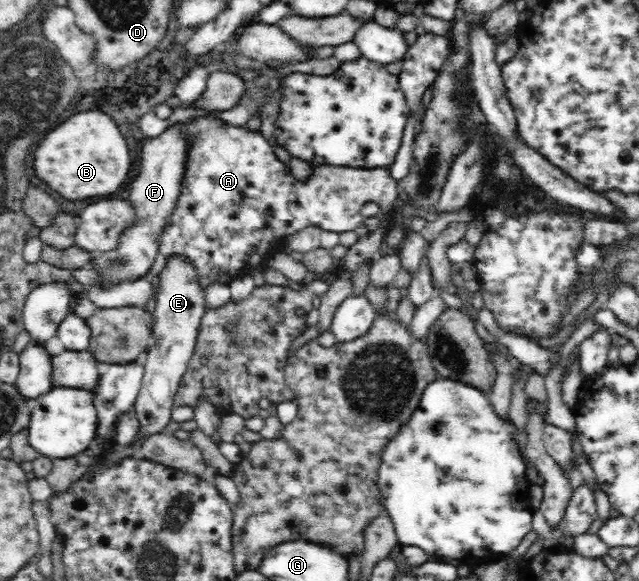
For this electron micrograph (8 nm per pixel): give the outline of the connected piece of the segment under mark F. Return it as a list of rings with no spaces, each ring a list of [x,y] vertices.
[[[170,126],[161,136],[156,136],[154,139],[146,139],[143,142],[141,158],[140,158],[140,172],[130,190],[129,201],[131,202],[132,211],[135,213],[134,220],[128,225],[124,234],[120,236],[119,243],[116,245],[114,251],[103,251],[102,256],[96,256],[92,262],[92,268],[96,268],[95,272],[102,274],[104,278],[104,286],[106,284],[115,284],[118,280],[126,280],[130,276],[143,276],[152,268],[152,264],[156,262],[158,256],[158,240],[160,234],[163,234],[163,229],[166,227],[166,222],[170,220],[173,213],[174,204],[177,204],[179,193],[182,190],[183,174],[184,174],[184,160],[187,158],[188,145],[184,141],[184,136],[179,133],[179,130]]]

